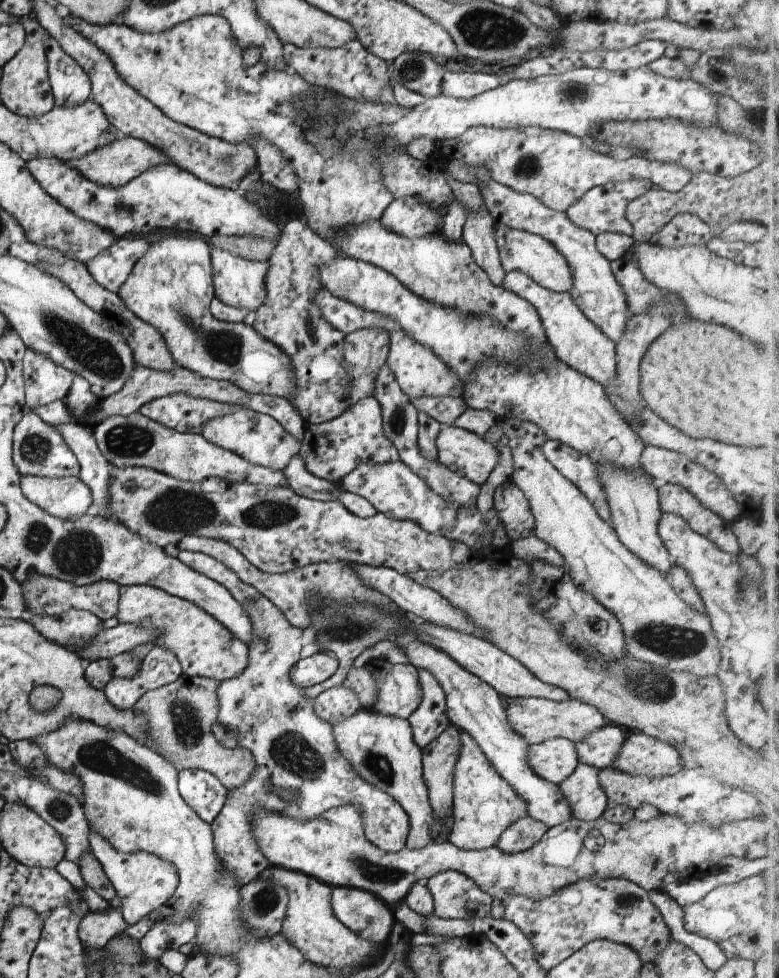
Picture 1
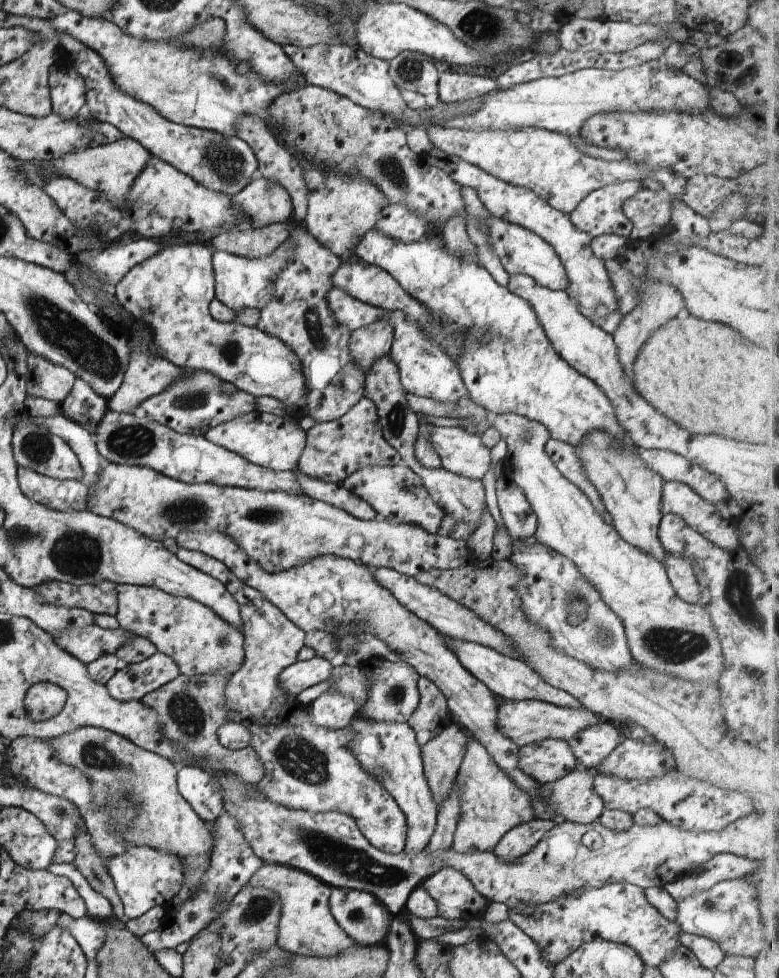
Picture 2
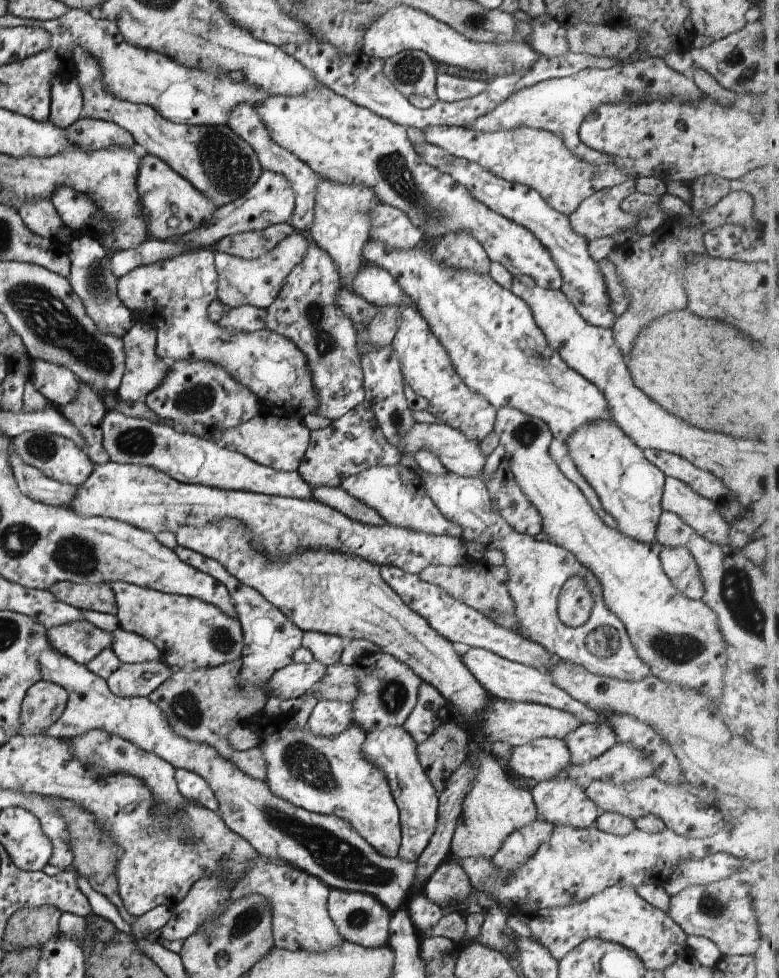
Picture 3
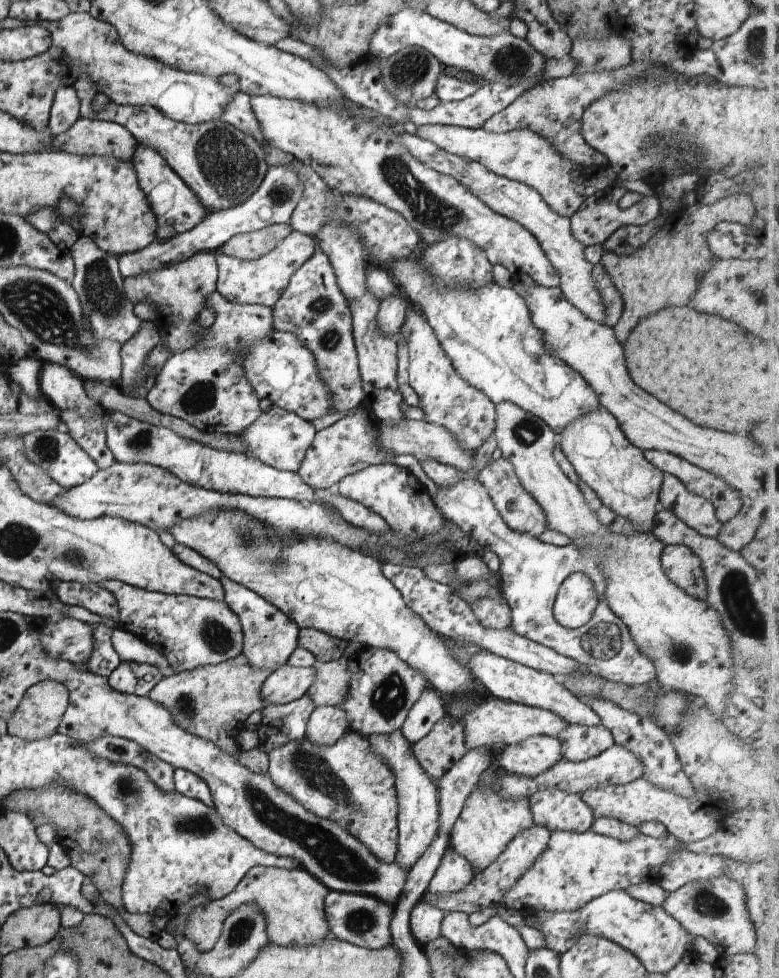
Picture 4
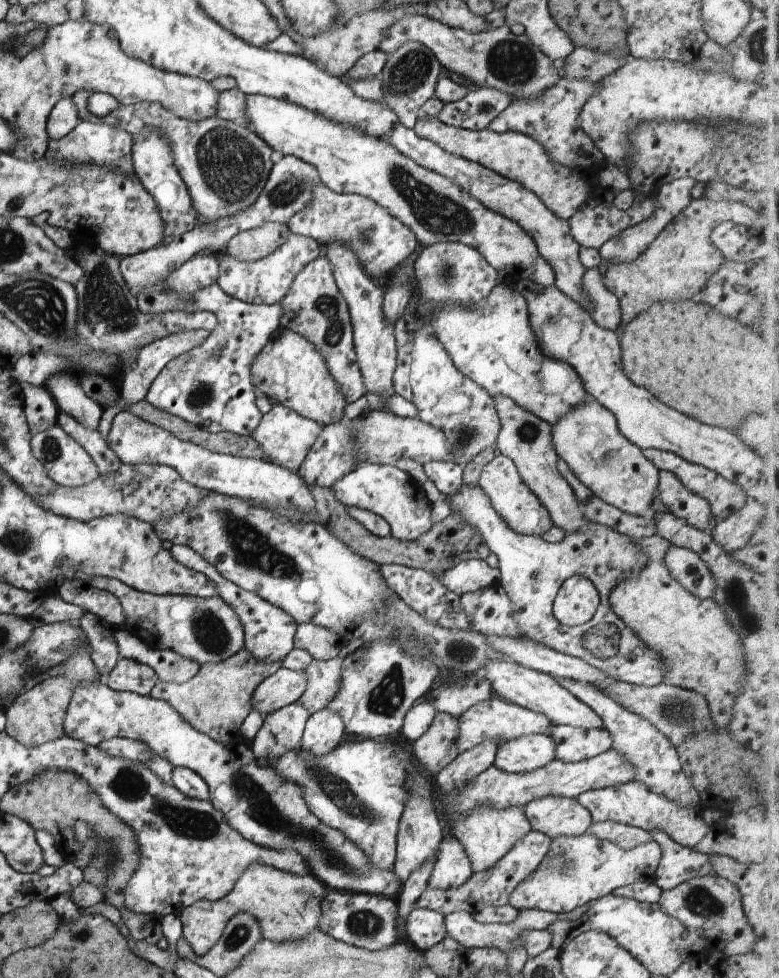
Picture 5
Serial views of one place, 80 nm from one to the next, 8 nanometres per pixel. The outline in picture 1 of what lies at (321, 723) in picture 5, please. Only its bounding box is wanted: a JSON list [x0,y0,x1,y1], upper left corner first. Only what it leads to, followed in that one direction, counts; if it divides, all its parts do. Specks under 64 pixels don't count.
[312,685,360,725]

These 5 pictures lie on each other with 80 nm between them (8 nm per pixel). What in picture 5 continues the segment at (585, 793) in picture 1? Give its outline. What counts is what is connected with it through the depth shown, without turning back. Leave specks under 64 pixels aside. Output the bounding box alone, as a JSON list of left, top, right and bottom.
[523,795,592,839]

